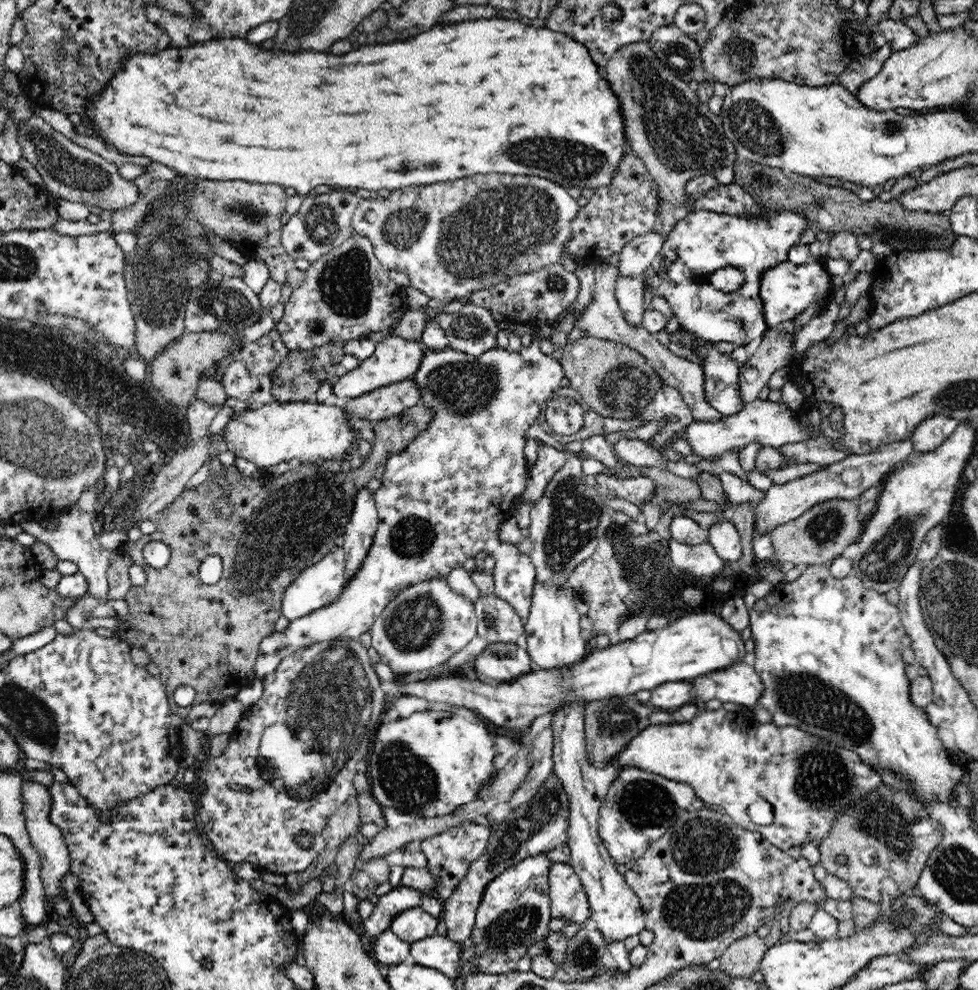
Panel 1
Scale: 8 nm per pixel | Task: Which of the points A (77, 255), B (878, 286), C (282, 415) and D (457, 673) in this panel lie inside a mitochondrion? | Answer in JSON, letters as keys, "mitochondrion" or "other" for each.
{"A":"other","B":"other","C":"other","D":"other"}

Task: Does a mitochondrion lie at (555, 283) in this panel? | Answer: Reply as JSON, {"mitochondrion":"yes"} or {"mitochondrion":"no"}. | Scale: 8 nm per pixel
{"mitochondrion":"yes"}

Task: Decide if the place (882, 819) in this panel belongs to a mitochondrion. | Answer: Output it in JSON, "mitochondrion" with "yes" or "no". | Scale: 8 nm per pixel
{"mitochondrion":"yes"}

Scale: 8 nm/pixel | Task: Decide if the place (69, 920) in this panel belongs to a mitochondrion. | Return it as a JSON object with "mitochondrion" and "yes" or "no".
{"mitochondrion":"no"}

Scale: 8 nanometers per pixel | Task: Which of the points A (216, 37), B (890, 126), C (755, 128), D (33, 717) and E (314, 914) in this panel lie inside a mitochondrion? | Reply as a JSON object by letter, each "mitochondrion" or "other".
{"A":"other","B":"mitochondrion","C":"mitochondrion","D":"mitochondrion","E":"other"}

